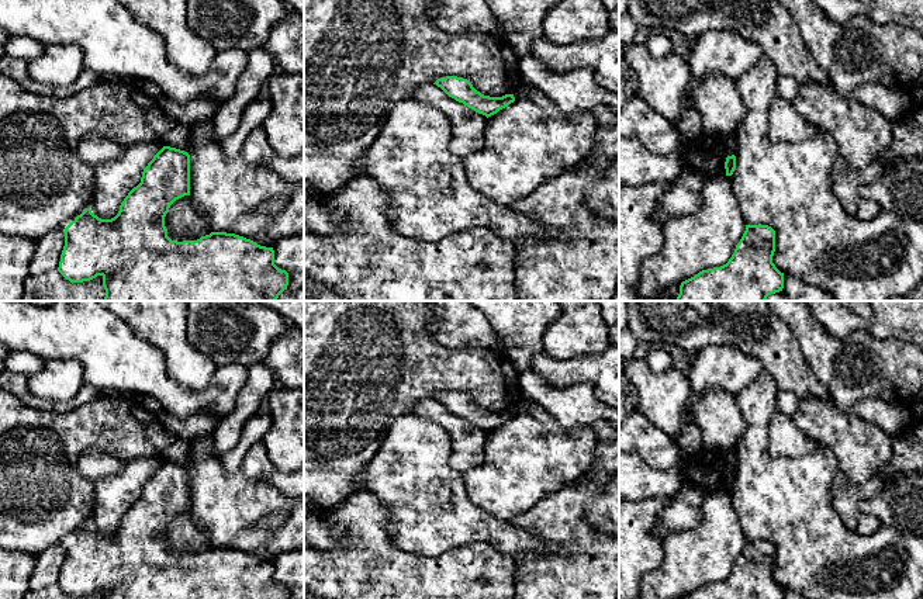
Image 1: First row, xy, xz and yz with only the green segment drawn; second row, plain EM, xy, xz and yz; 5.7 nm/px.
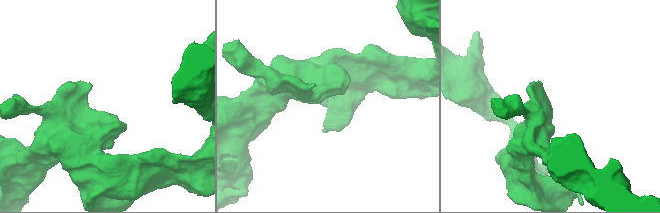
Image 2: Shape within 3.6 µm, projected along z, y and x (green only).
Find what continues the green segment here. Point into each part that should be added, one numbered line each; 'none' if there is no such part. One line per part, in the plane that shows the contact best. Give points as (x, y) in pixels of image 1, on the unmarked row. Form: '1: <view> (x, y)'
none

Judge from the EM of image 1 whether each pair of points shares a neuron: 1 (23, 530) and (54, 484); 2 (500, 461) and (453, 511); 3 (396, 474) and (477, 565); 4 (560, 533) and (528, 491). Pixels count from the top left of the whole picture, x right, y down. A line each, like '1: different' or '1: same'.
1: same
2: different
3: different
4: different

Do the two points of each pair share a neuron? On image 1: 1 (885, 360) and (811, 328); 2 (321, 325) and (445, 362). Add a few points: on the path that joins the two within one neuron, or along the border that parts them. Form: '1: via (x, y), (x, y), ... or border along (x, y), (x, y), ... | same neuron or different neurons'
1: via (867, 364), (847, 364), (829, 346) | same neuron
2: via (352, 352), (404, 352), (414, 362) | same neuron

